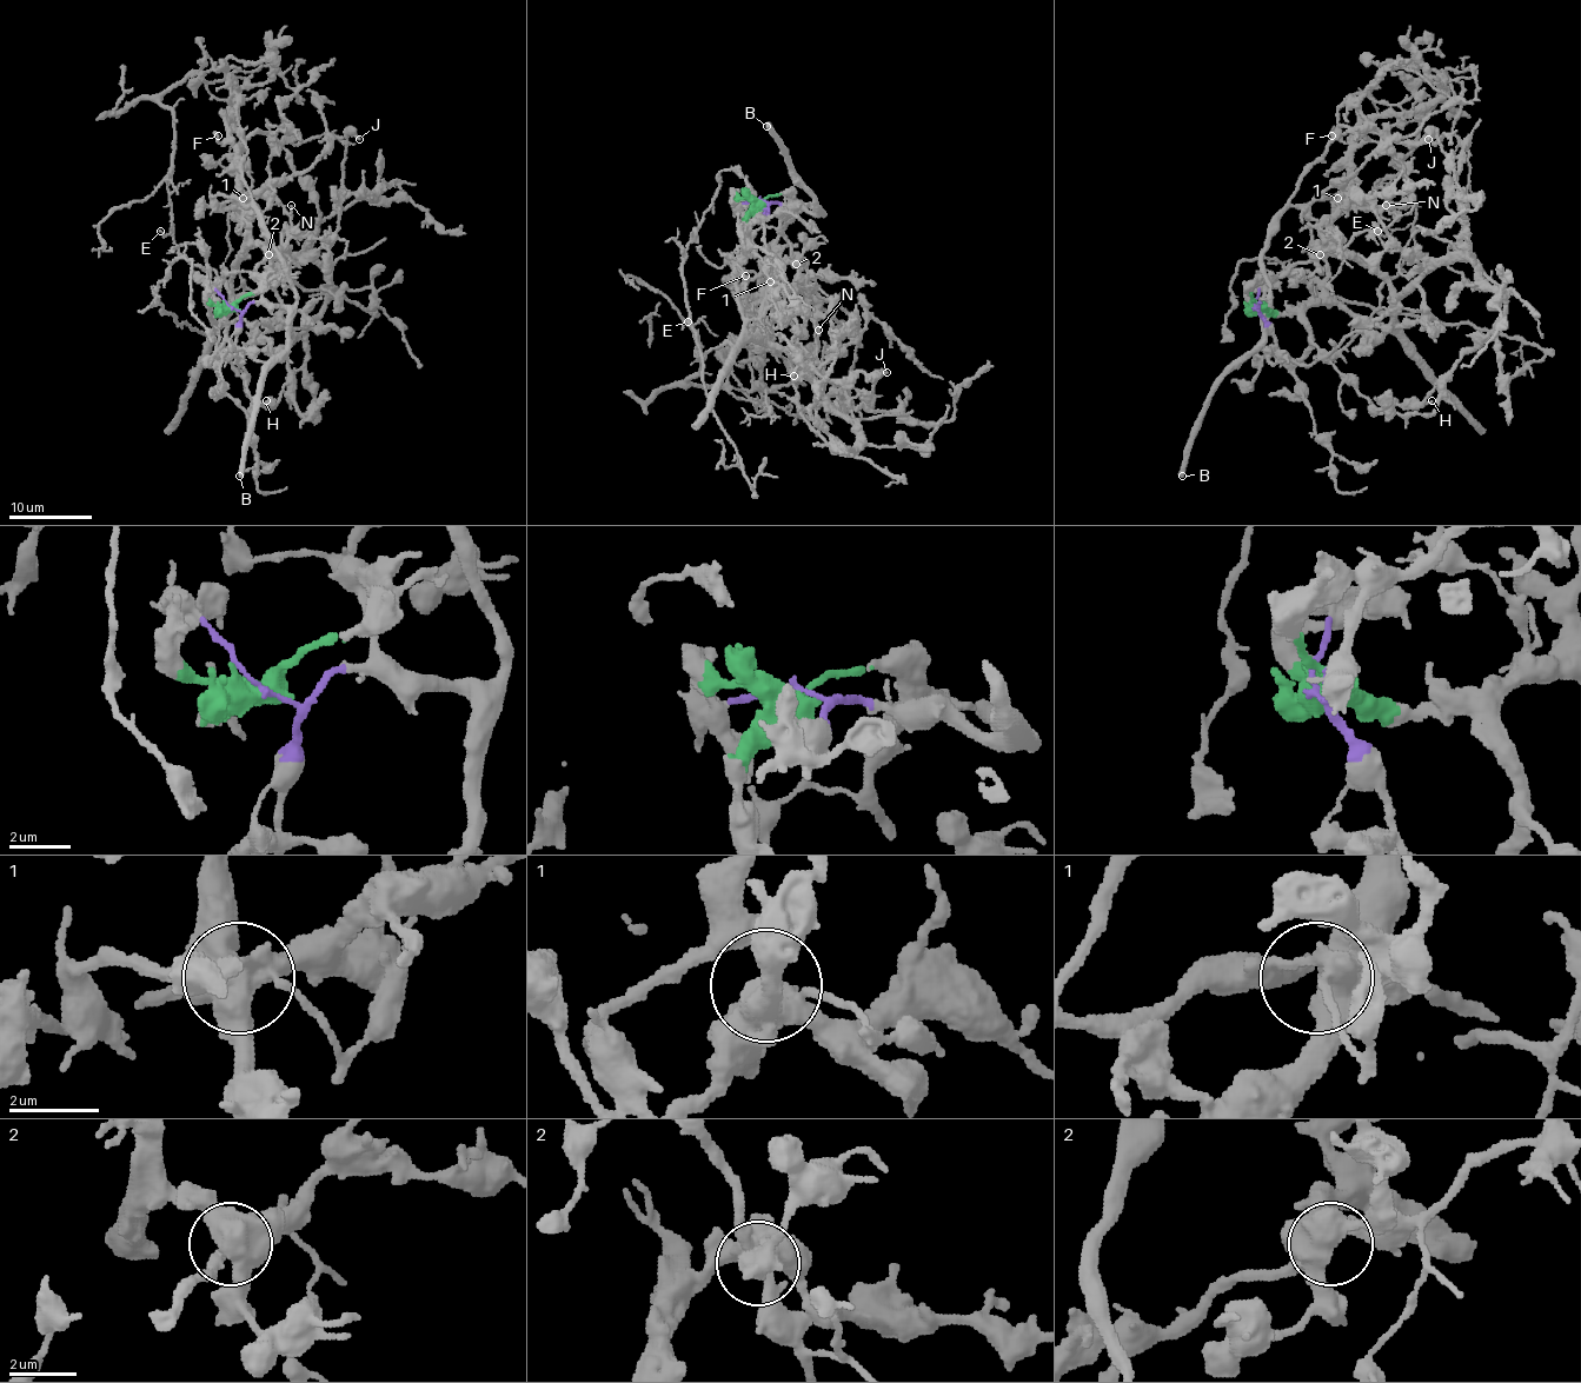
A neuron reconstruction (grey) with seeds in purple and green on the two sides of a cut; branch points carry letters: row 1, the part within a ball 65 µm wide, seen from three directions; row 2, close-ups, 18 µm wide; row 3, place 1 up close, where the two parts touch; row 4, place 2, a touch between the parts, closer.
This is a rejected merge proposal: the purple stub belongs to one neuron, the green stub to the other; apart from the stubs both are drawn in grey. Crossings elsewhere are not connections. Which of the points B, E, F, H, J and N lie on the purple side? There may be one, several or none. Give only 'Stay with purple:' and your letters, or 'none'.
Stay with purple: B, N

